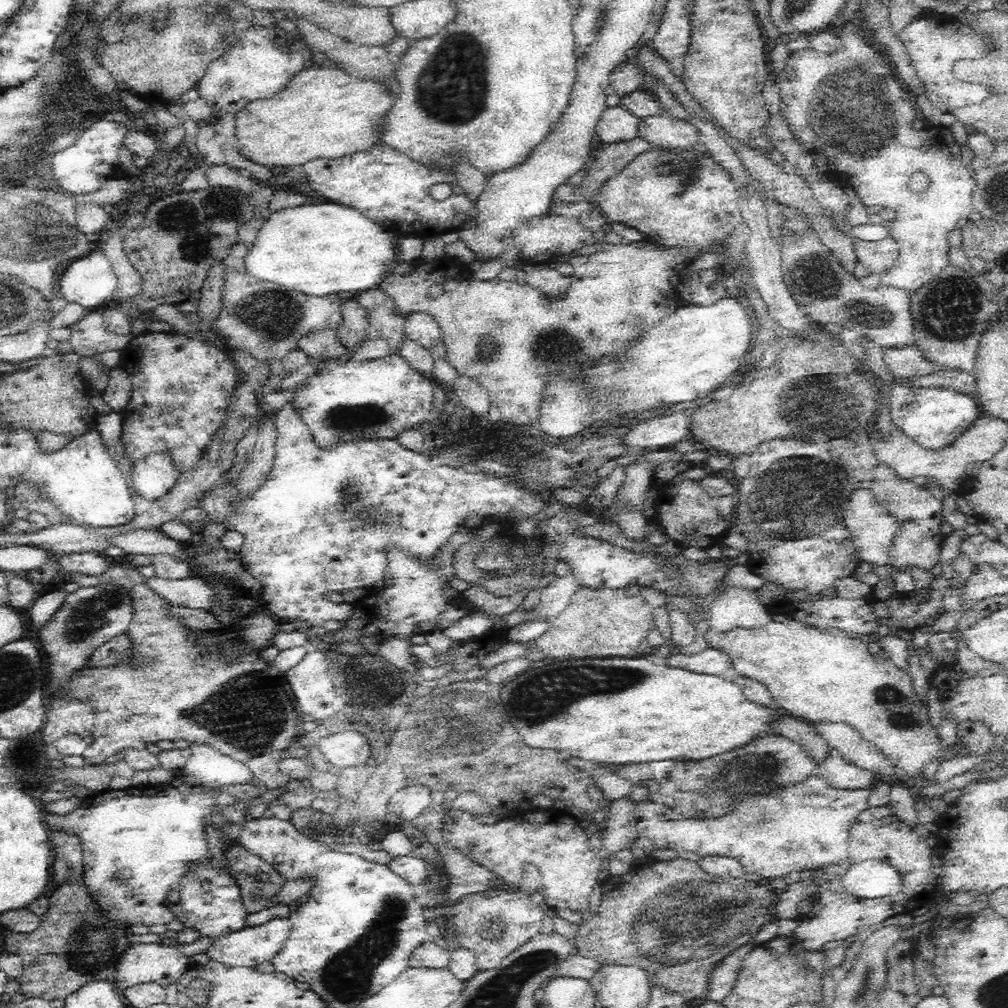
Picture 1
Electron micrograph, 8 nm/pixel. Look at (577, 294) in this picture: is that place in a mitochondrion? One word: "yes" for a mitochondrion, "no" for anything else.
no

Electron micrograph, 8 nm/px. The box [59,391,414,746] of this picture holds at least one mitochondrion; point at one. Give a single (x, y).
(96, 611)

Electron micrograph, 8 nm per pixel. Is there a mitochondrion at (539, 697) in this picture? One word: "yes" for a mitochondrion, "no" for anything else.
yes

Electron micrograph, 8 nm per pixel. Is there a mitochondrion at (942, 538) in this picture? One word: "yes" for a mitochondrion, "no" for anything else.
no

